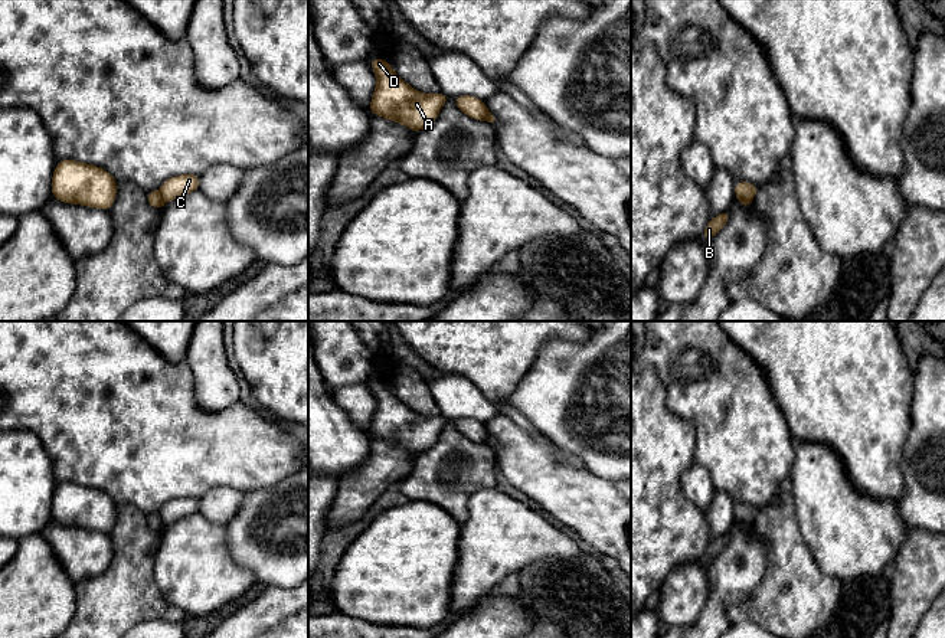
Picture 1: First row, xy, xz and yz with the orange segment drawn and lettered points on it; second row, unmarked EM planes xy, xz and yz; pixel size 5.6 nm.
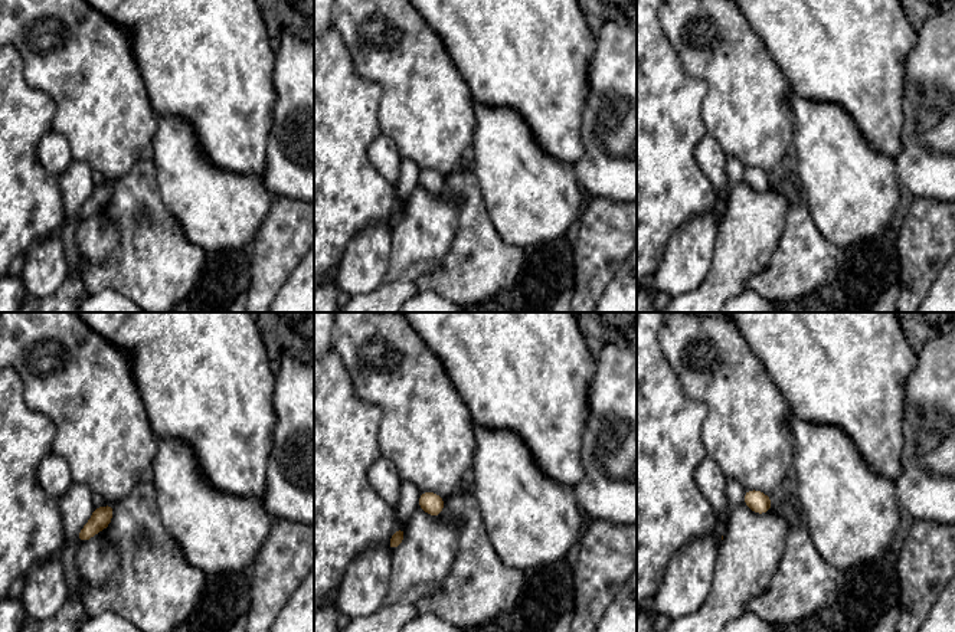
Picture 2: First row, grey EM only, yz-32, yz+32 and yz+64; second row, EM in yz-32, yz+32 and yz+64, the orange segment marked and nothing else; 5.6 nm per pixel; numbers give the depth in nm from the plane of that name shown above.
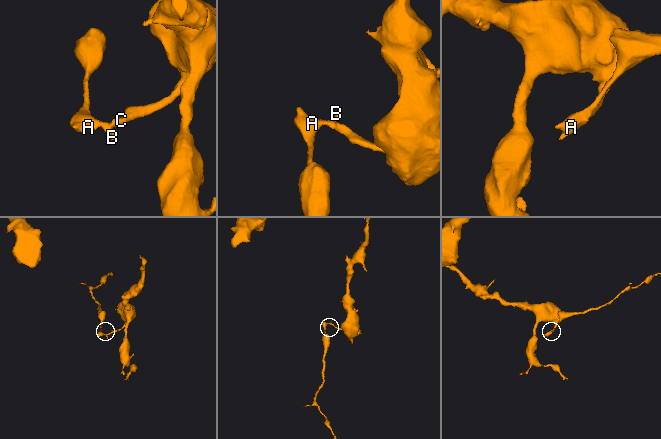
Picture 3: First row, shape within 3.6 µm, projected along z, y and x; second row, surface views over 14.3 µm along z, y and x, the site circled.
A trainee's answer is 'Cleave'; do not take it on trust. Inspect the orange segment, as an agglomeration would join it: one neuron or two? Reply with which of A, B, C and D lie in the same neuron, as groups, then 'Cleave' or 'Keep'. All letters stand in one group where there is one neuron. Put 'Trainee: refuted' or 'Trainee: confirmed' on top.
Trainee: confirmed
Groups: A B D / C. Cleave

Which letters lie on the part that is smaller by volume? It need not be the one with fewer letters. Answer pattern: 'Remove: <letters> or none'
Remove: A, B, D

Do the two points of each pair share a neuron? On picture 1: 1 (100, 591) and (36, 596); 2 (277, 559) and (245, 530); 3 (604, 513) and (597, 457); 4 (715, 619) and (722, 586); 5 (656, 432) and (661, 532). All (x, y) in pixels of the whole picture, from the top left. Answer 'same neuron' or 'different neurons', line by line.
1: different neurons
2: same neuron
3: different neurons
4: same neuron
5: same neuron

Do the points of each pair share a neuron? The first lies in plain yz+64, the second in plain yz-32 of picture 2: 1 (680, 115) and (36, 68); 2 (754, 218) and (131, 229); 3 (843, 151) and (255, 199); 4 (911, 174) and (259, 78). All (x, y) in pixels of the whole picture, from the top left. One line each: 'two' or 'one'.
1: two
2: two
3: one
4: two

